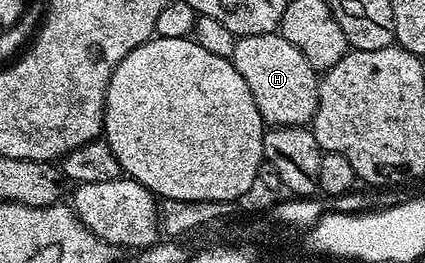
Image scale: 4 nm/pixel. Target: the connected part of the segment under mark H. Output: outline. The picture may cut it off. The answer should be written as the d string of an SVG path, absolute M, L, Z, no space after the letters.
M278 32L241 37L236 40L229 59L233 67L237 67L237 75L245 79L249 95L253 95L253 103L257 103L257 111L268 126L306 126L314 118L321 77L289 39L279 36Z

